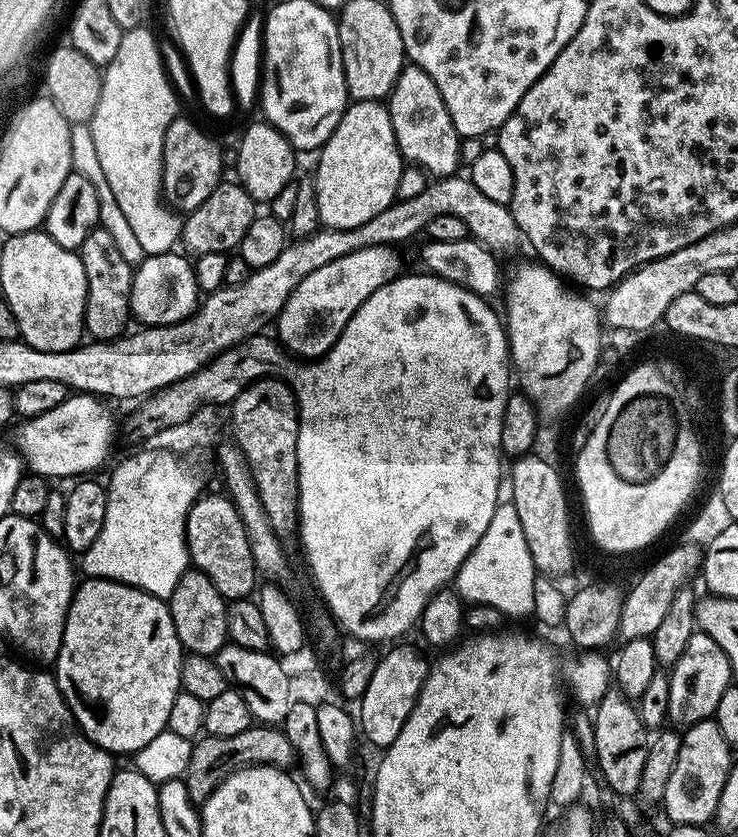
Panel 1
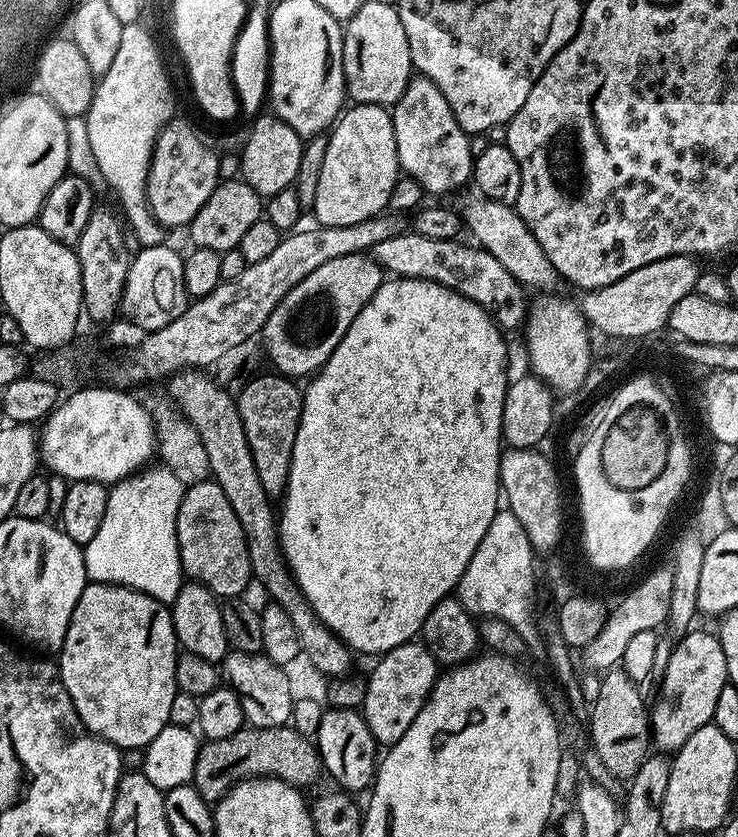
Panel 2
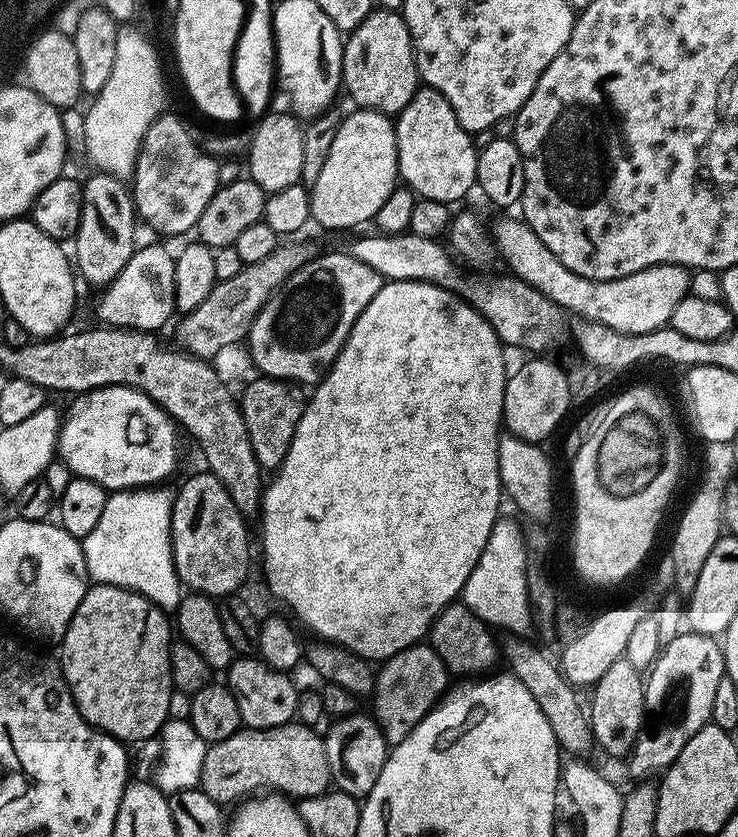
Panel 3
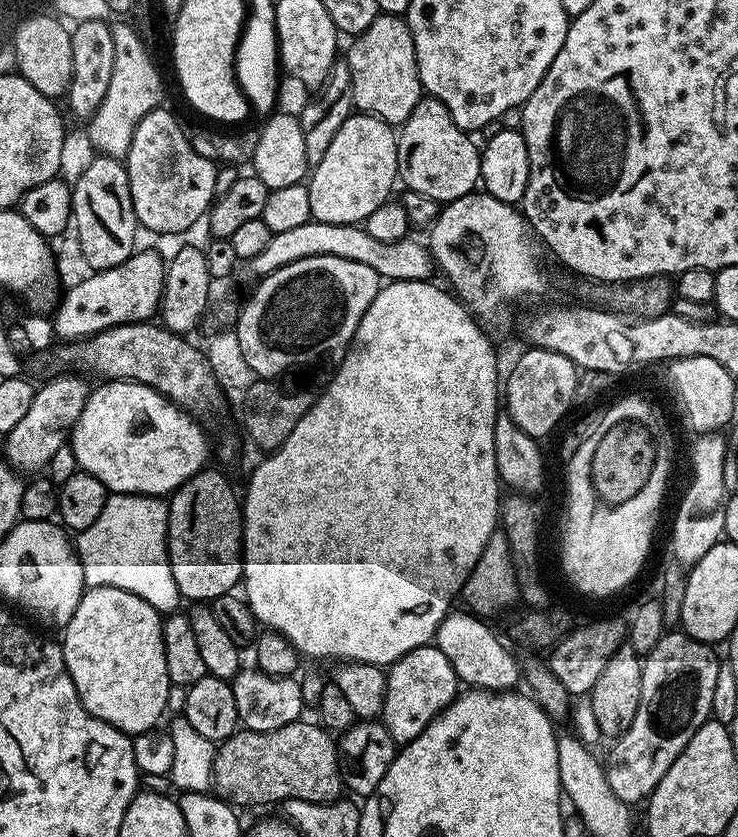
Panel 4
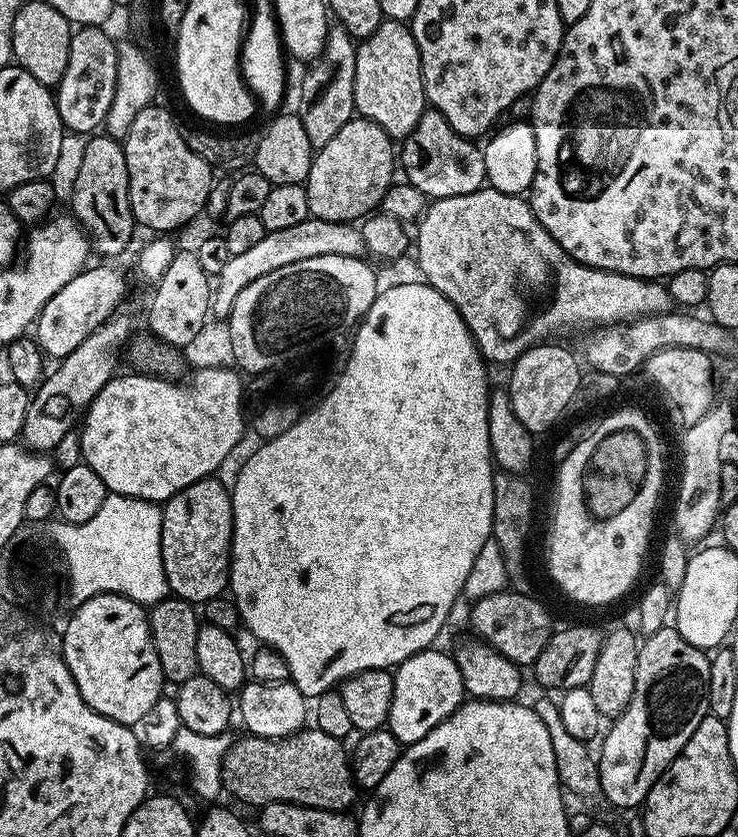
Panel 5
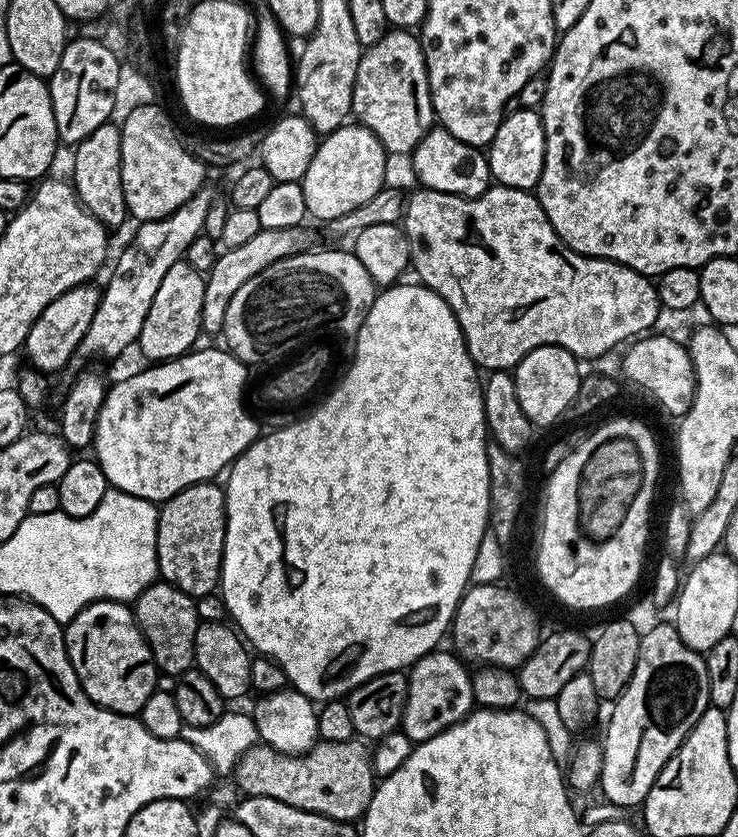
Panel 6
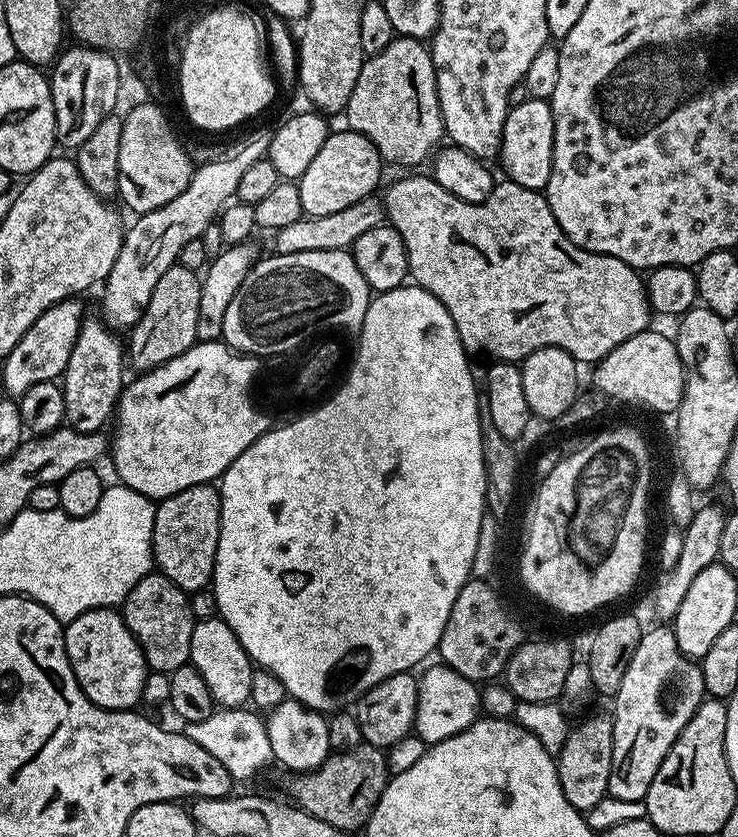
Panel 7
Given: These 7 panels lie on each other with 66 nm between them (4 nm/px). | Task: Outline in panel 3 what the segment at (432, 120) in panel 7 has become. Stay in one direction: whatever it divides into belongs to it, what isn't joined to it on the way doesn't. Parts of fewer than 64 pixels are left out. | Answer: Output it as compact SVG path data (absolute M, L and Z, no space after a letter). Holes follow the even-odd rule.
M374 10L343 41L342 84L356 104L377 108L380 114L398 114L408 104L408 68L410 72L410 37L408 24L396 10Z

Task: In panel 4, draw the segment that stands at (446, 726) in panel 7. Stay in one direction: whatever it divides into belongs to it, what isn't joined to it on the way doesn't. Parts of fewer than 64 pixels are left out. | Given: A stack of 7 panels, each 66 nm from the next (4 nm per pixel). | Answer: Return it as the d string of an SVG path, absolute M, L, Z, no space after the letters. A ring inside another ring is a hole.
M435 646L410 650L387 669L388 689L384 699L382 723L397 745L410 743L436 716L439 716L458 695L458 681L450 658ZM457 688L457 689L456 689Z

